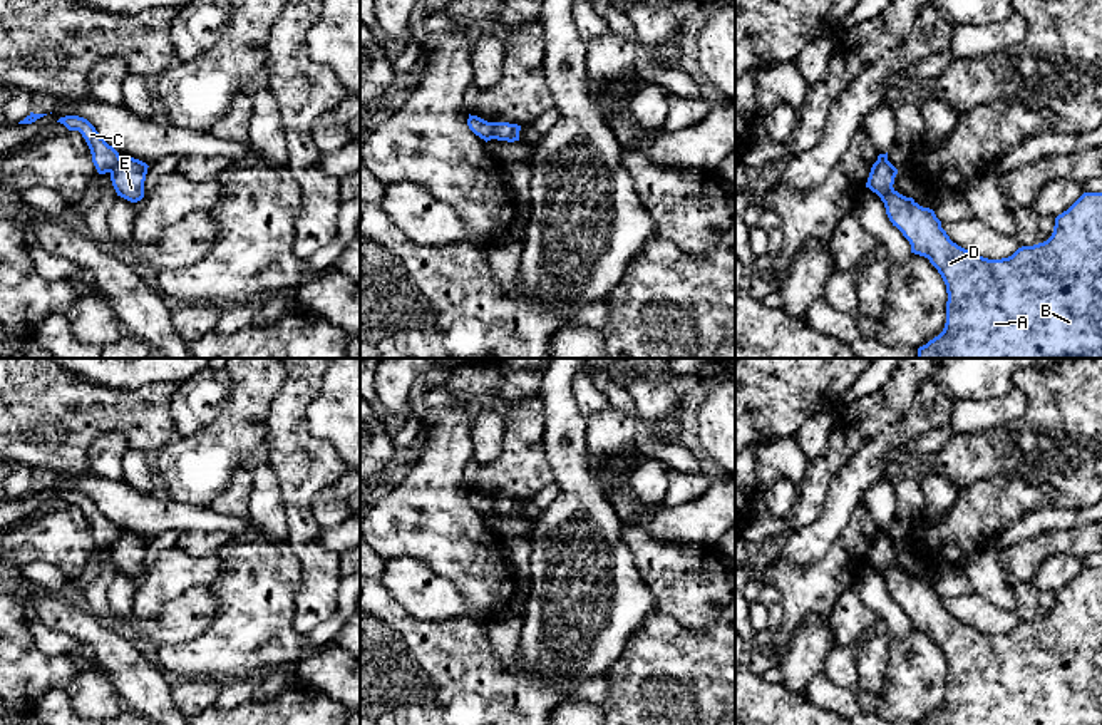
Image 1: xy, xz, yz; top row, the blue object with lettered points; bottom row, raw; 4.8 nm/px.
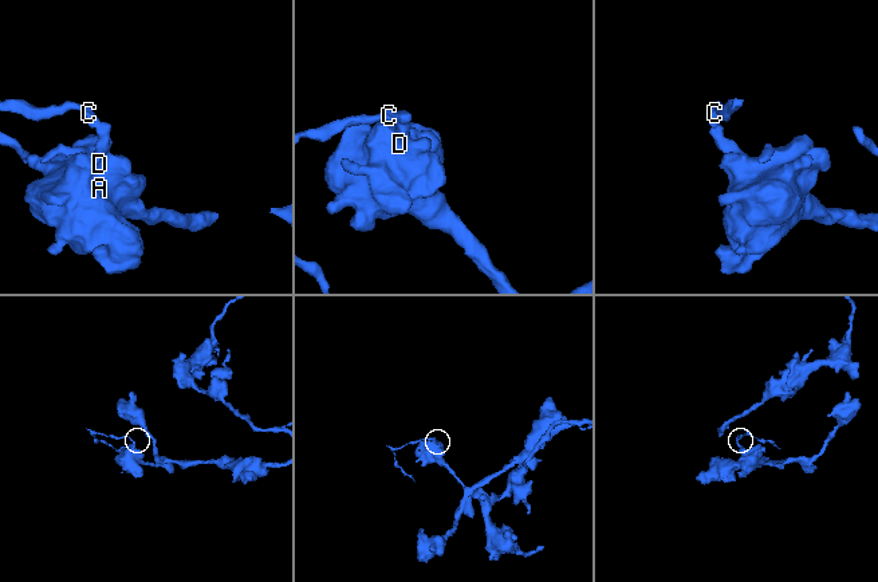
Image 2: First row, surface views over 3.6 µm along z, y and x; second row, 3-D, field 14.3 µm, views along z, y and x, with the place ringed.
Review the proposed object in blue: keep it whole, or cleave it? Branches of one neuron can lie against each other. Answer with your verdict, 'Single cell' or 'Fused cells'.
Fused cells

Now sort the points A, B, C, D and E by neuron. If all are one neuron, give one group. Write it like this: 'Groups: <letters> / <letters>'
Groups: A B D E / C

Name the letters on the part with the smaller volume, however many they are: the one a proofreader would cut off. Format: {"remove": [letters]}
{"remove": ["C"]}

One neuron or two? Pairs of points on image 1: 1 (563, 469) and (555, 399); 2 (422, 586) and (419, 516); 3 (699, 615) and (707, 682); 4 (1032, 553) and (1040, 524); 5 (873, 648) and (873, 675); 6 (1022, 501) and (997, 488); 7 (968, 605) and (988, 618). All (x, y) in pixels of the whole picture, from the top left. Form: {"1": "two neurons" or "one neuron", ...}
{"1": "one neuron", "2": "two neurons", "3": "two neurons", "4": "two neurons", "5": "one neuron", "6": "one neuron", "7": "one neuron"}

